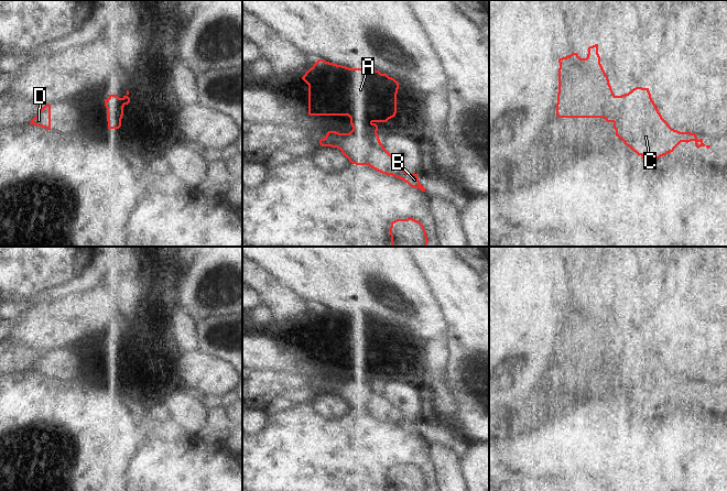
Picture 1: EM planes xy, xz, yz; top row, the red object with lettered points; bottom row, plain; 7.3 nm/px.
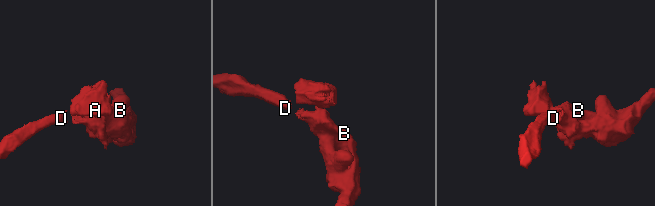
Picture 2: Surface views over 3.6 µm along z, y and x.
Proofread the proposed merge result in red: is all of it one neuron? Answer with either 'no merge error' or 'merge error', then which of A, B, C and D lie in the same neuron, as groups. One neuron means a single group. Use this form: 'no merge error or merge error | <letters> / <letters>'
merge error | A / B C D

